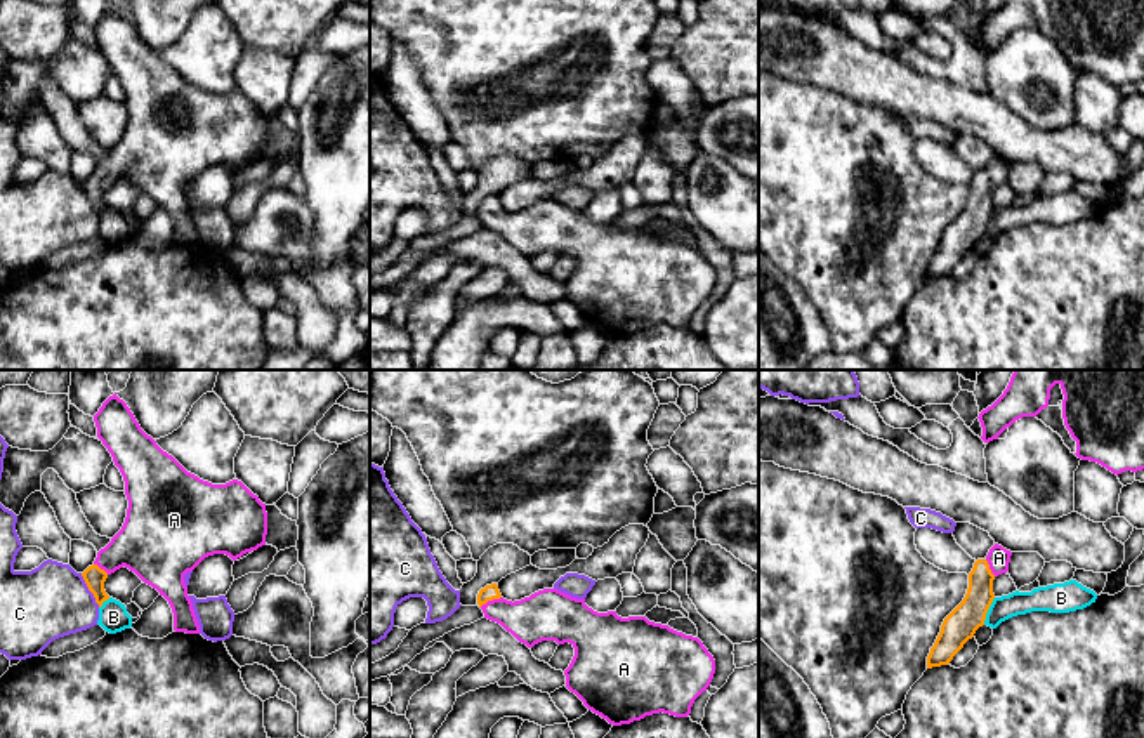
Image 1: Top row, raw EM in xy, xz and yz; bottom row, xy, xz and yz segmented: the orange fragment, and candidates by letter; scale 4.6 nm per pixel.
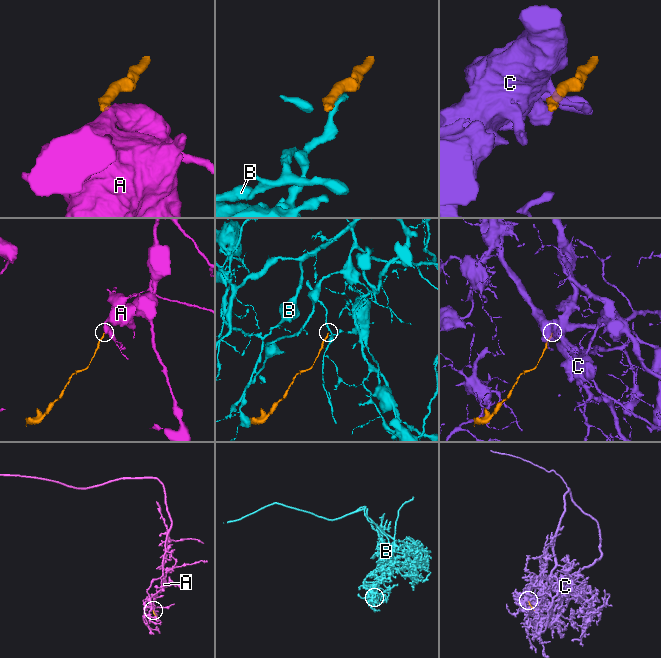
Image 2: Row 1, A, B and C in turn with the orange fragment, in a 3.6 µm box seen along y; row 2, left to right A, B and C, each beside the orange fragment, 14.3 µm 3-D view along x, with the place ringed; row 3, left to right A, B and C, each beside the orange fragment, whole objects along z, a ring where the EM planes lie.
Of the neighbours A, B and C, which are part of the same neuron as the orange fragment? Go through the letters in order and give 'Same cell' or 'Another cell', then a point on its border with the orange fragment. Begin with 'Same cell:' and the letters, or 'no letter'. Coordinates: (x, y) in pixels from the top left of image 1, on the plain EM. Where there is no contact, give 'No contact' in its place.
Same cell: A
A: Same cell. Touches orange at xz (490, 210)
B: Another cell. Touches orange at yz (986, 223)
C: Another cell. Touches orange at xy (89, 200)

